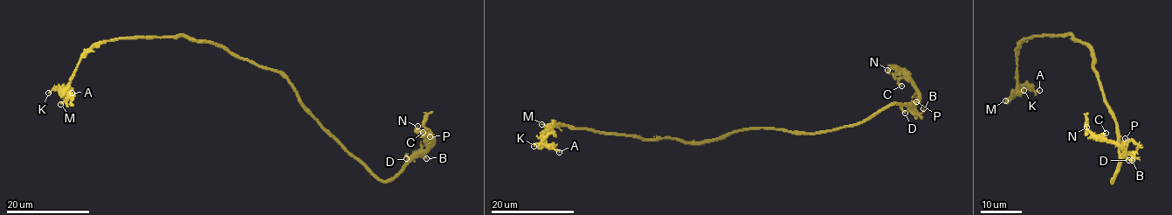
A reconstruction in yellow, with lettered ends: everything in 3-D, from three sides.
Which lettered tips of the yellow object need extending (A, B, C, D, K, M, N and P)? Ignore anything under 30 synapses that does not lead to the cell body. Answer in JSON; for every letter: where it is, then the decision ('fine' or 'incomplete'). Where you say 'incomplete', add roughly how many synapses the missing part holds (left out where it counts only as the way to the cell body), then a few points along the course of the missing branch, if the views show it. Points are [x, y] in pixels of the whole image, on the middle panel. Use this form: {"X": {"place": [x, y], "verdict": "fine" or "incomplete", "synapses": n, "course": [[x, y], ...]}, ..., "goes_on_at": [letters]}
{"A": {"place": [559, 152], "verdict": "fine"}, "B": {"place": [923, 108], "verdict": "fine"}, "C": {"place": [901, 86], "verdict": "fine"}, "D": {"place": [905, 113], "verdict": "fine"}, "K": {"place": [534, 146], "verdict": "fine"}, "M": {"place": [541, 124], "verdict": "fine"}, "N": {"place": [887, 70], "verdict": "fine"}, "P": {"place": [916, 101], "verdict": "fine"}, "goes_on_at": []}

